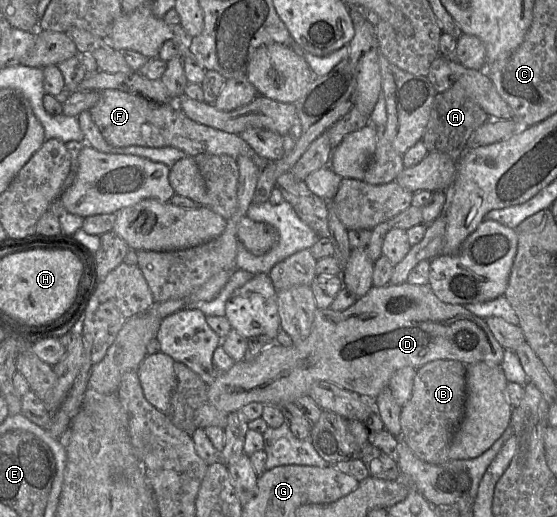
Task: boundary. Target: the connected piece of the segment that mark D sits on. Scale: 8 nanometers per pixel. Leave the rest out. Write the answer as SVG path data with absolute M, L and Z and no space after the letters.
M406 282L384 287L373 286L346 310L318 309L311 333L304 341L289 347L273 341L253 361L235 362L230 370L219 373L208 386L208 403L227 413L237 412L251 402L264 406L283 406L307 396L311 386L317 381L327 381L361 396L376 398L389 386L392 375L401 368L412 367L417 370L428 362L439 359L456 360L466 366L477 362L500 365L504 350L484 319L474 315L463 305L441 301L429 284L415 285Z

